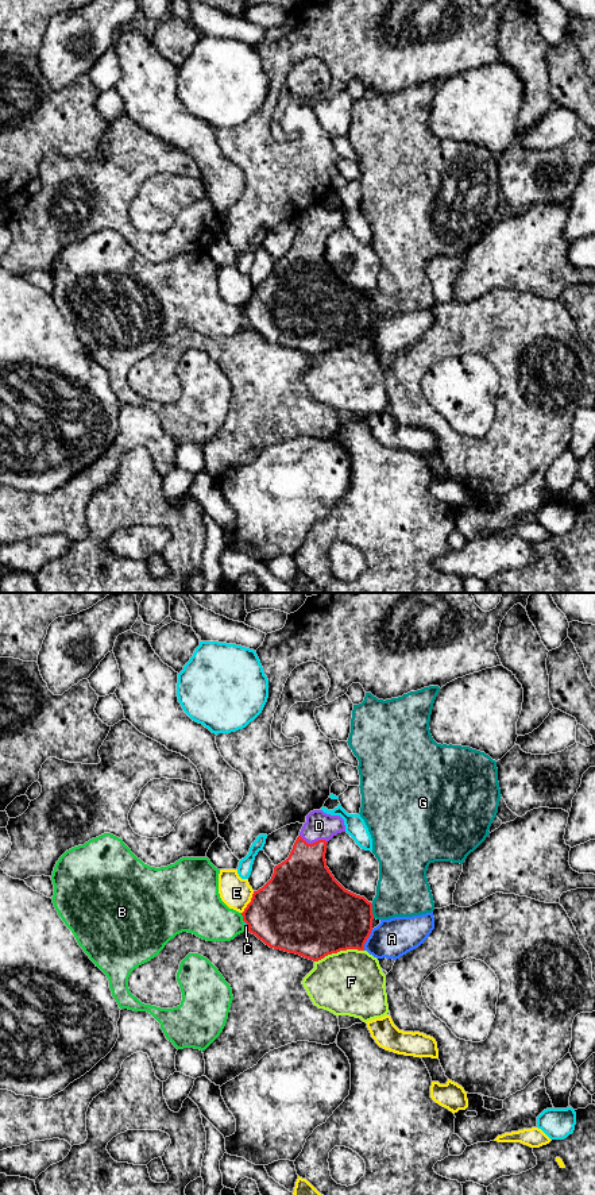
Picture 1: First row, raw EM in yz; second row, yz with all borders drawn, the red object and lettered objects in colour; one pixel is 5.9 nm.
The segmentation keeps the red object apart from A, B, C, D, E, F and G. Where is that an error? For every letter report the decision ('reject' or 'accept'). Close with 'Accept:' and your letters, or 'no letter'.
A: reject
B: reject
C: reject
D: accept
E: reject
F: reject
G: reject
Accept: D

